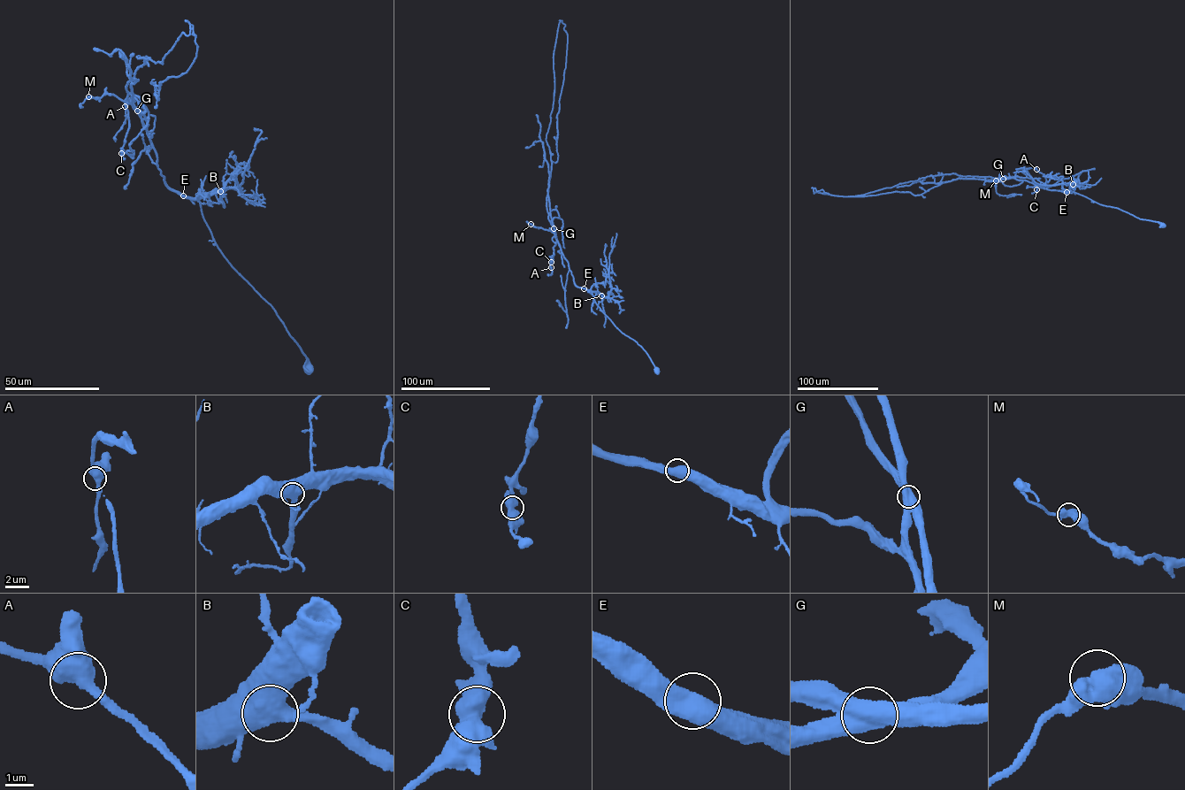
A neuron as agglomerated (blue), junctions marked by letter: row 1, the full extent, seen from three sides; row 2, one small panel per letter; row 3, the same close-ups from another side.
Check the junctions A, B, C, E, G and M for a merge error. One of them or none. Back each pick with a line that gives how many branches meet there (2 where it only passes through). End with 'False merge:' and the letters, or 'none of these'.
G: 2
False merge: G

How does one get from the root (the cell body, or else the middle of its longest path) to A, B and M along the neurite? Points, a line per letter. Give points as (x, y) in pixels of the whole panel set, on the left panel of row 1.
A: (309, 370), (305, 355), (271, 305), (218, 248), (198, 199), (167, 186), (138, 100), (126, 99), (125, 106)
B: (309, 370), (305, 355), (271, 305), (233, 267), (213, 239), (199, 200), (215, 190), (220, 191)
M: (309, 370), (305, 355), (271, 305), (218, 248), (198, 199), (167, 186), (138, 111), (113, 95), (88, 96)

